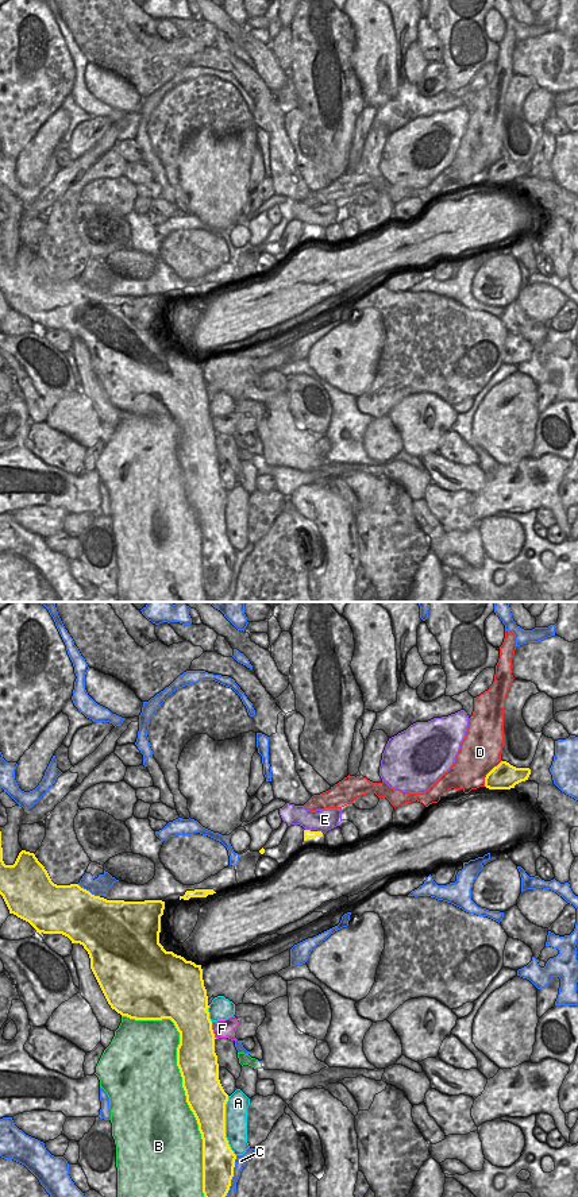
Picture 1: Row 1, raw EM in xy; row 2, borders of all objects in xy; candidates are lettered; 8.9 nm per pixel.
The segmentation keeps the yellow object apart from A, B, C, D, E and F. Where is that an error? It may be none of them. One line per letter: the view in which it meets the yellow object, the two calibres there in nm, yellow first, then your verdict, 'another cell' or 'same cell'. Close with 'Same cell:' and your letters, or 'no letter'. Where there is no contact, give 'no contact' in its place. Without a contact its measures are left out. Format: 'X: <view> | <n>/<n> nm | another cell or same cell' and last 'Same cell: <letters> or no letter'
A: xy | 320/190 nm | another cell
B: xy | 340/480 nm | another cell
C: xy | 280/120 nm | another cell
D: xy | 240/360 nm | another cell
E: xy | 80/190 nm | another cell
F: xy | 340/170 nm | another cell
Same cell: no letter

